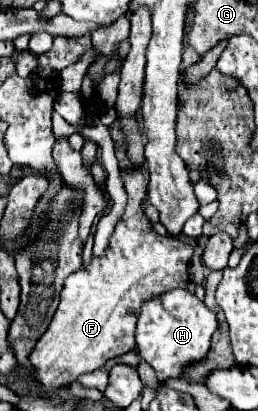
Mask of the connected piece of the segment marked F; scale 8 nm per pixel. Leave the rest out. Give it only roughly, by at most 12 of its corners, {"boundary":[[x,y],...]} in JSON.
{"boundary":[[141,209],[101,259],[69,275],[29,355],[39,393],[133,351],[141,303],[187,287],[193,245]]}

